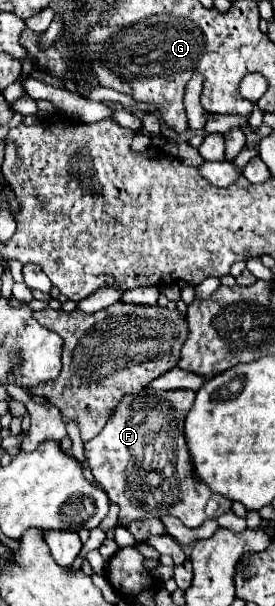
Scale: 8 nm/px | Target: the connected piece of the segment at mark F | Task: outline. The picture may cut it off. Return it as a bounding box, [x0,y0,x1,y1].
[84,389,232,527]

